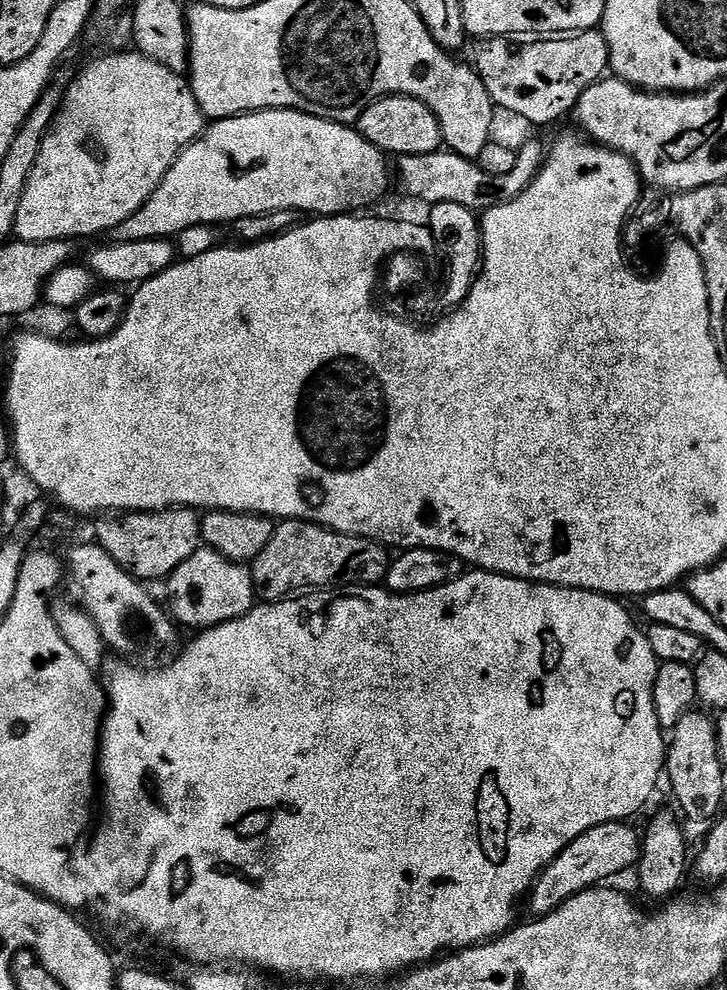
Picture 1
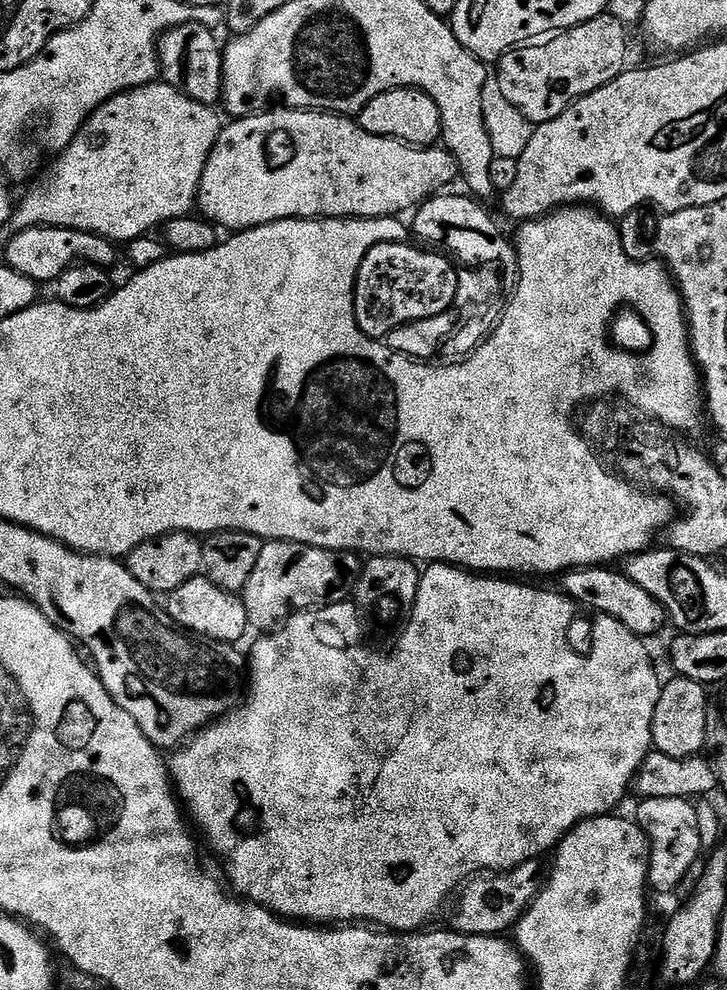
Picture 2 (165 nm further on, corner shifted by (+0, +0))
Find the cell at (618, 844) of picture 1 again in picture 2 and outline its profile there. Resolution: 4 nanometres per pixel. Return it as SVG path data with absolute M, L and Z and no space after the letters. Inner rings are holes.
M528 860L508 872L473 875L455 897L456 909L452 912L451 931L460 932L464 936L503 937L511 933L528 912L530 905L536 901L536 895L540 893L542 887L540 866L542 866L540 860Z

